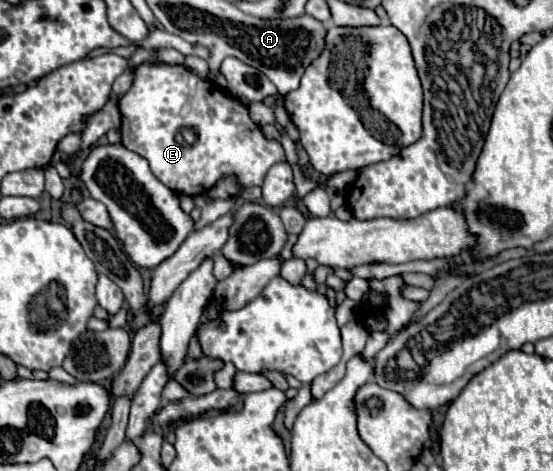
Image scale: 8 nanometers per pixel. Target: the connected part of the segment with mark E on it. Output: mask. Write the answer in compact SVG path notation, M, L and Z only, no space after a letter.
M141 65L135 71L131 89L121 97L121 139L123 145L145 157L151 165L151 173L169 189L183 191L187 195L205 195L217 181L235 175L241 187L261 187L265 175L273 163L285 163L285 151L279 141L267 139L259 125L247 123L249 109L237 97L225 95L227 89L215 87L217 83L205 81L183 65Z

